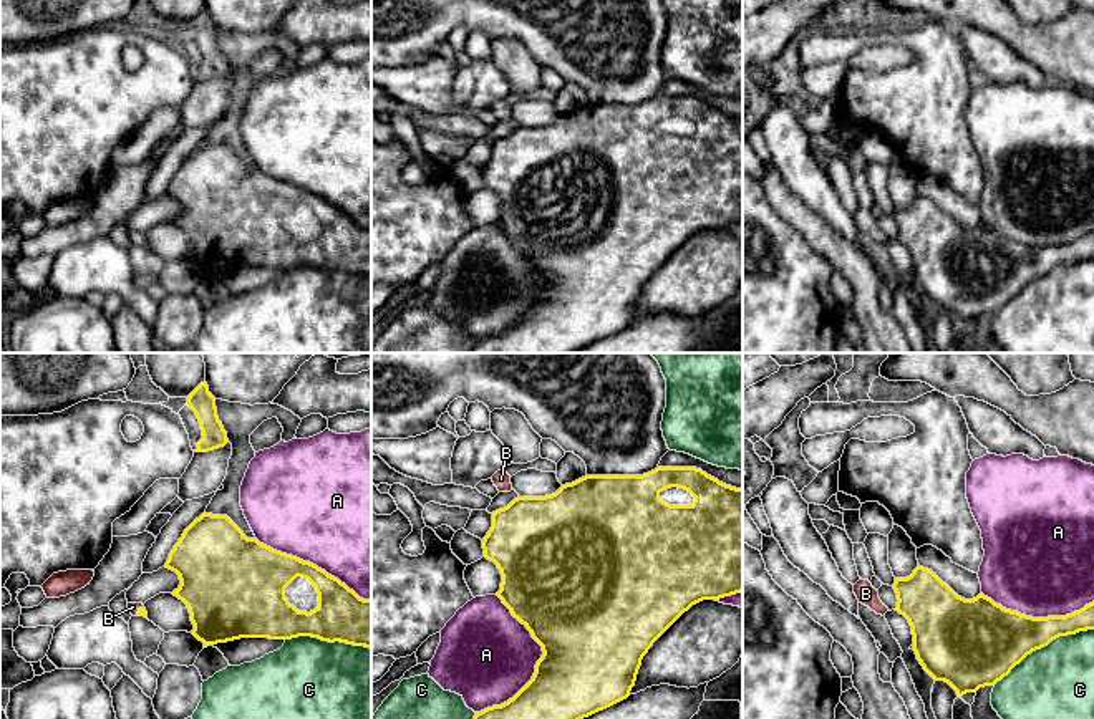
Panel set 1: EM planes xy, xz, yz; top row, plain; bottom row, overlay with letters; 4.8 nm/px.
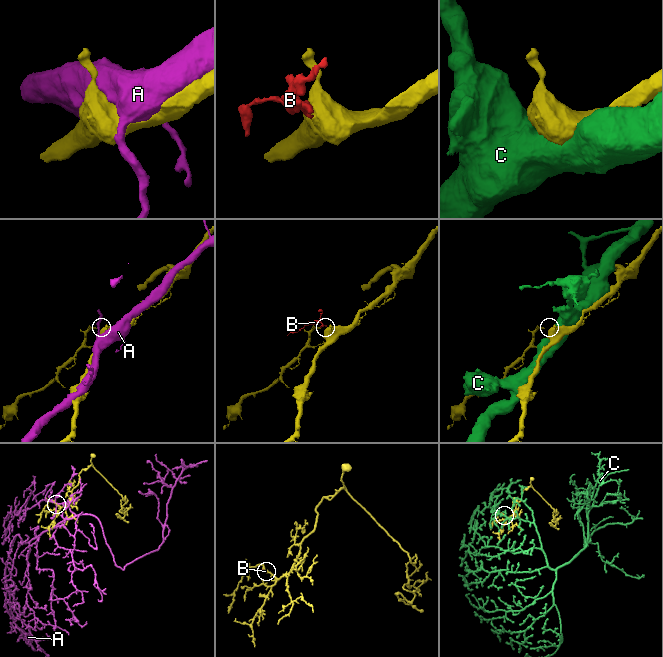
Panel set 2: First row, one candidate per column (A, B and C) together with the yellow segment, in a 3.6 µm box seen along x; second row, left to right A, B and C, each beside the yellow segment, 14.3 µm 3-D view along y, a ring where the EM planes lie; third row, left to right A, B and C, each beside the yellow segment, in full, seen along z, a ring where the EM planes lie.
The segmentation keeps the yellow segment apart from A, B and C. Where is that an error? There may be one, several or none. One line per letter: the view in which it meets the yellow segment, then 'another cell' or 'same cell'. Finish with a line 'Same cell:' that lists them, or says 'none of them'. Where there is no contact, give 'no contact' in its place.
A: xz | another cell
B: xy | same cell
C: yz | another cell
Same cell: B

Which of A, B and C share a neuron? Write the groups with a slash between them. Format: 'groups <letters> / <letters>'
groups A / B / C

